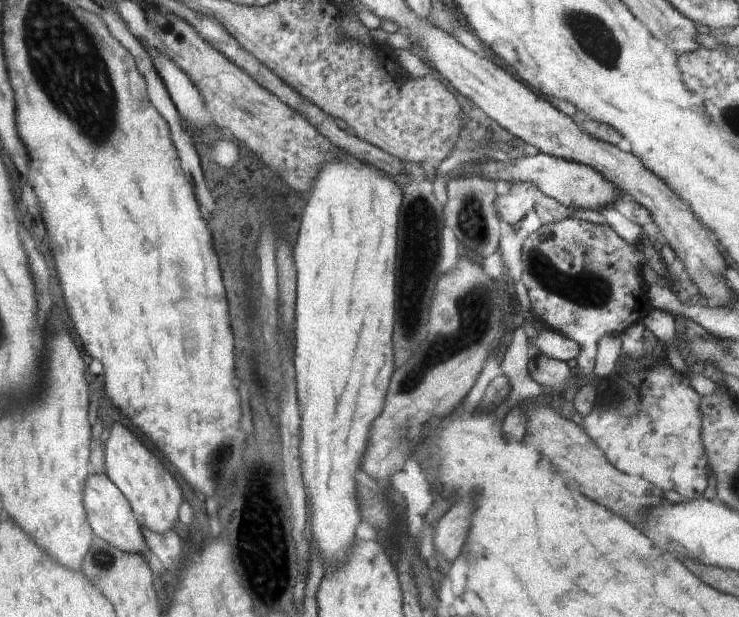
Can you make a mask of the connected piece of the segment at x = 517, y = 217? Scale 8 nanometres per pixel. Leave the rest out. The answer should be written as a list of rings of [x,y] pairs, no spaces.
[[[518,181],[513,183],[508,194],[498,195],[495,205],[502,223],[520,222],[537,202],[538,189],[532,181]]]

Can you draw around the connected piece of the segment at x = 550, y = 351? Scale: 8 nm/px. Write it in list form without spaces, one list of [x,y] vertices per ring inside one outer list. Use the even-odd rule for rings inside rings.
[[[549,327],[536,332],[538,335],[532,338],[534,347],[532,357],[542,354],[568,363],[570,360],[574,360],[581,351],[579,344],[575,340],[566,338]],[[535,350],[538,350],[538,354],[534,353]]]

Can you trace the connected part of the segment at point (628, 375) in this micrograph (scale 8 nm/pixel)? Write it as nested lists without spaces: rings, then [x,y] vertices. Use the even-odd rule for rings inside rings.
[[[648,327],[643,332],[647,356],[630,361],[620,357],[608,375],[610,390],[600,392],[592,411],[584,417],[584,430],[606,458],[623,473],[642,477],[661,491],[674,490],[684,498],[700,498],[706,490],[710,470],[701,438],[701,395],[690,388],[687,376],[676,372],[664,356],[664,348]]]

